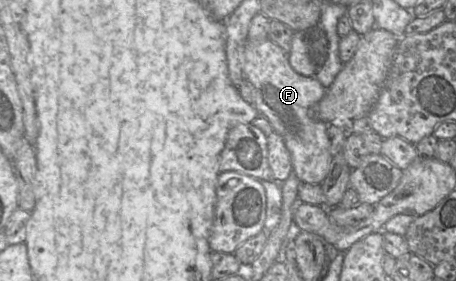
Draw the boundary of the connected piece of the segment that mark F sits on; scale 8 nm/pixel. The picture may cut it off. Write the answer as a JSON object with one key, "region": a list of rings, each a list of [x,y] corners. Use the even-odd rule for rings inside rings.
{"region":[[[268,38],[246,42],[242,71],[244,78],[256,89],[254,108],[284,140],[291,156],[292,173],[301,183],[321,184],[332,160],[327,134],[329,124],[313,117],[313,108],[324,97],[327,89],[315,76],[306,77],[295,72],[289,63],[288,53]]]}

